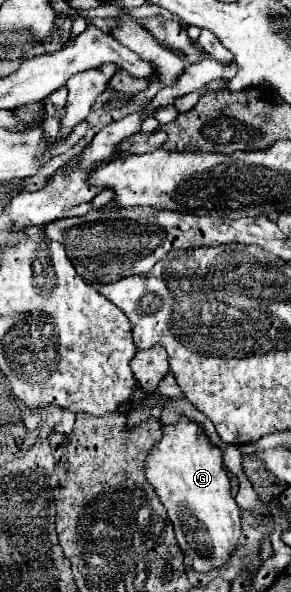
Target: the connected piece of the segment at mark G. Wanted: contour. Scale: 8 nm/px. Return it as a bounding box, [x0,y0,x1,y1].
[145,417,241,573]

